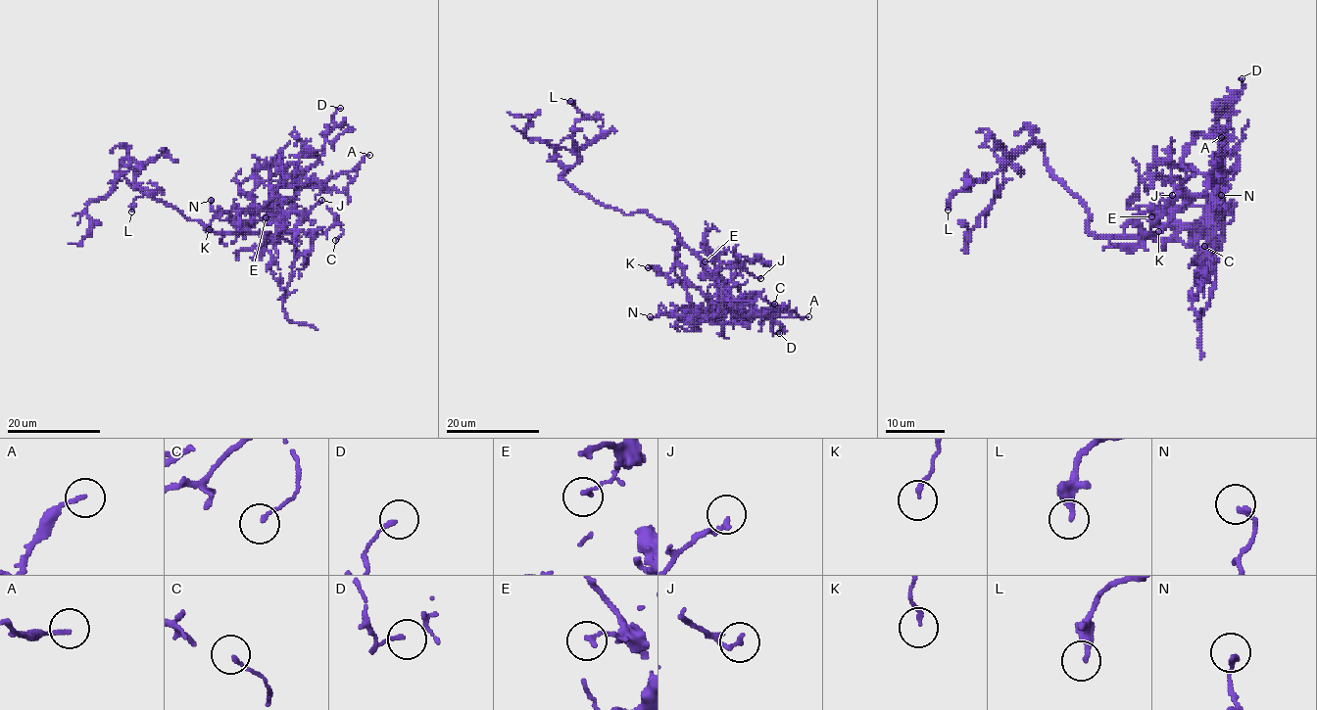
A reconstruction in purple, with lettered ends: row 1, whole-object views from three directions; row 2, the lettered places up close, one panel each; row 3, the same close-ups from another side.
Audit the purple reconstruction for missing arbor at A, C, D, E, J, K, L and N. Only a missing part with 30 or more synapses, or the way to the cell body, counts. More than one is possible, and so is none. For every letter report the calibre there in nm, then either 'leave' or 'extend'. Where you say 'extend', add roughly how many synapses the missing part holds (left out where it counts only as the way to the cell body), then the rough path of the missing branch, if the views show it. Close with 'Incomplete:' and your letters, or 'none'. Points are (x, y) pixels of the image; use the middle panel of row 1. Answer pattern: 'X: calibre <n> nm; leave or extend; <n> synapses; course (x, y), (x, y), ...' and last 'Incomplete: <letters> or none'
A: calibre 120 nm; leave
C: calibre 110 nm; leave
D: calibre 140 nm; leave
E: calibre 160 nm; leave
J: calibre 180 nm; leave
K: calibre 160 nm; leave
L: calibre 300 nm; leave
N: calibre 190 nm; leave
Incomplete: none

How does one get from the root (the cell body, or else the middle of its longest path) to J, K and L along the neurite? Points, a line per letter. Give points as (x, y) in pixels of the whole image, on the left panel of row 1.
J: (202, 224), (219, 232), (273, 237), (292, 207), (284, 201), (278, 226), (290, 231), (321, 200)
K: (202, 224), (219, 232), (273, 237), (284, 217), (278, 213), (242, 224), (221, 212), (212, 217), (209, 229)
L: (202, 224), (136, 189), (120, 170), (127, 158), (138, 165), (134, 184), (146, 194), (133, 202), (131, 212)

